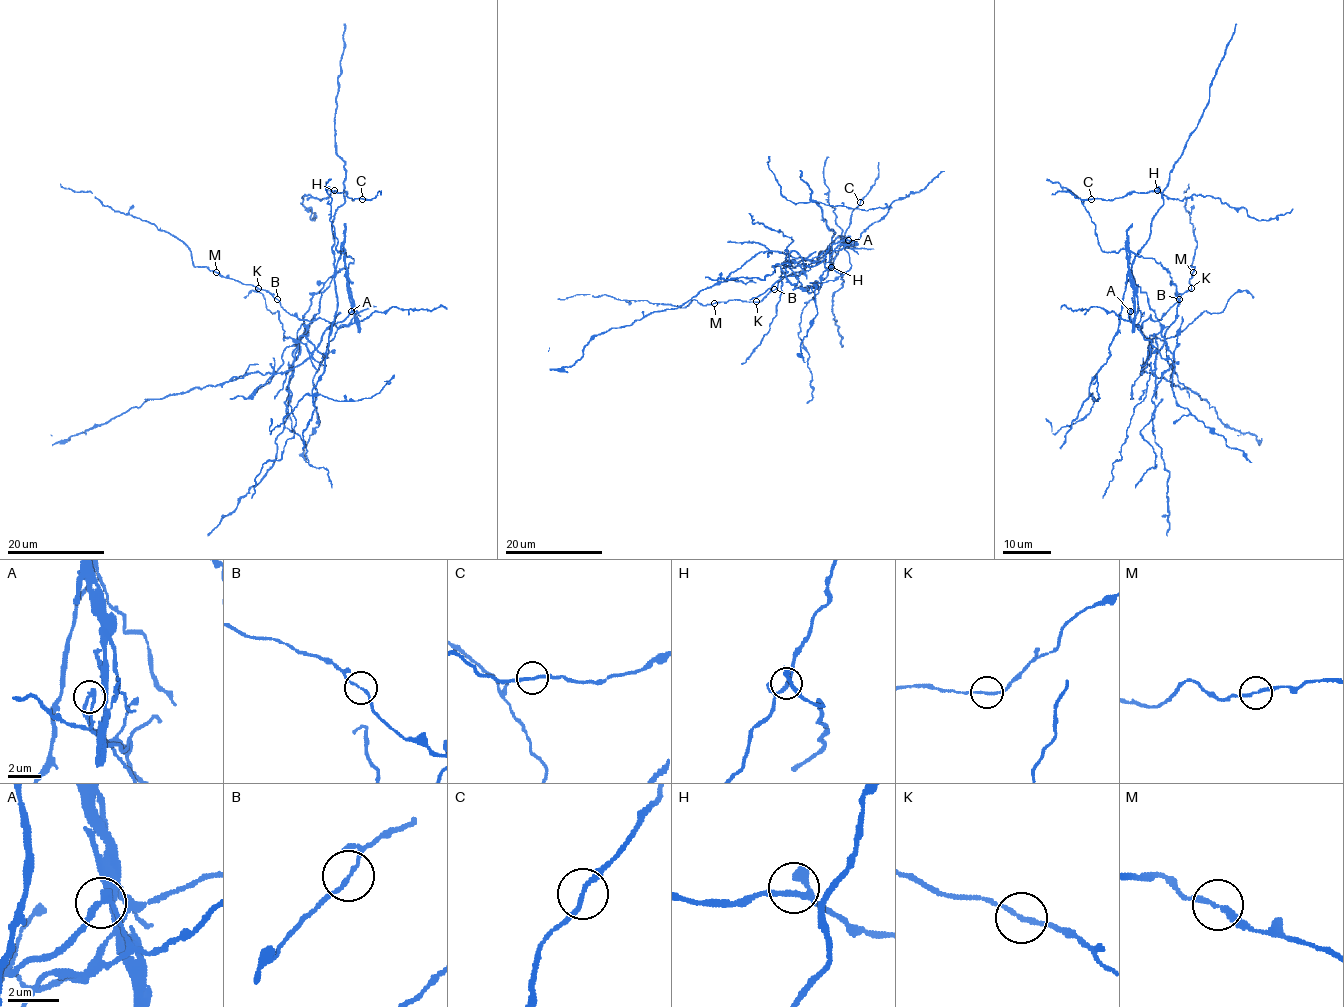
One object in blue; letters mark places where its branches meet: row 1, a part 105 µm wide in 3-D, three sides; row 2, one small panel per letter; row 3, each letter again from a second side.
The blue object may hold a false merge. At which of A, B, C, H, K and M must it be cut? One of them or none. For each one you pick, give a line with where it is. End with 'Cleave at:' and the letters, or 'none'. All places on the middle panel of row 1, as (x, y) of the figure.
A: Place: (848, 240)
Cleave at: A

